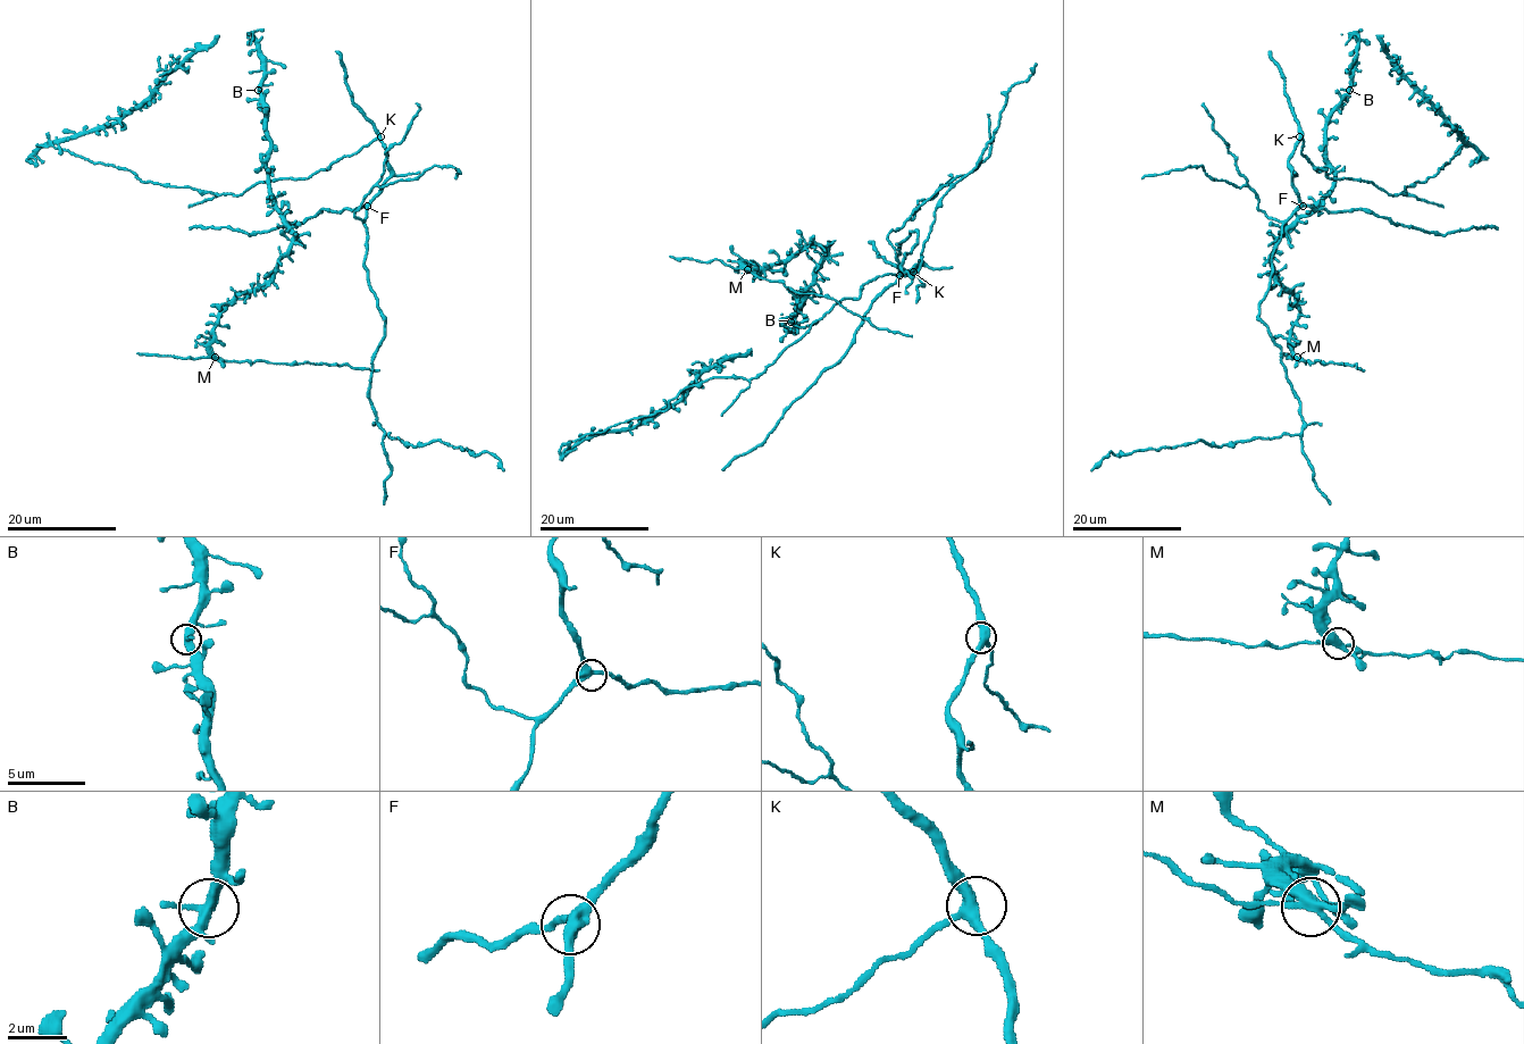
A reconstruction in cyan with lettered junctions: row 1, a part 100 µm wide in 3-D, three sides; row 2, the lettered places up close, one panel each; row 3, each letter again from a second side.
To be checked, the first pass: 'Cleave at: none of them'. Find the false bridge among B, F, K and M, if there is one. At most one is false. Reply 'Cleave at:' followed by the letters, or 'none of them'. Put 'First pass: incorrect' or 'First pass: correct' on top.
First pass: incorrect
Cleave at: M

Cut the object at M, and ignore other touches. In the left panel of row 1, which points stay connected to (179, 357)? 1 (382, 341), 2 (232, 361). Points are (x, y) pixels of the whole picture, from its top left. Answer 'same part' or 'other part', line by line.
1: other part
2: same part

